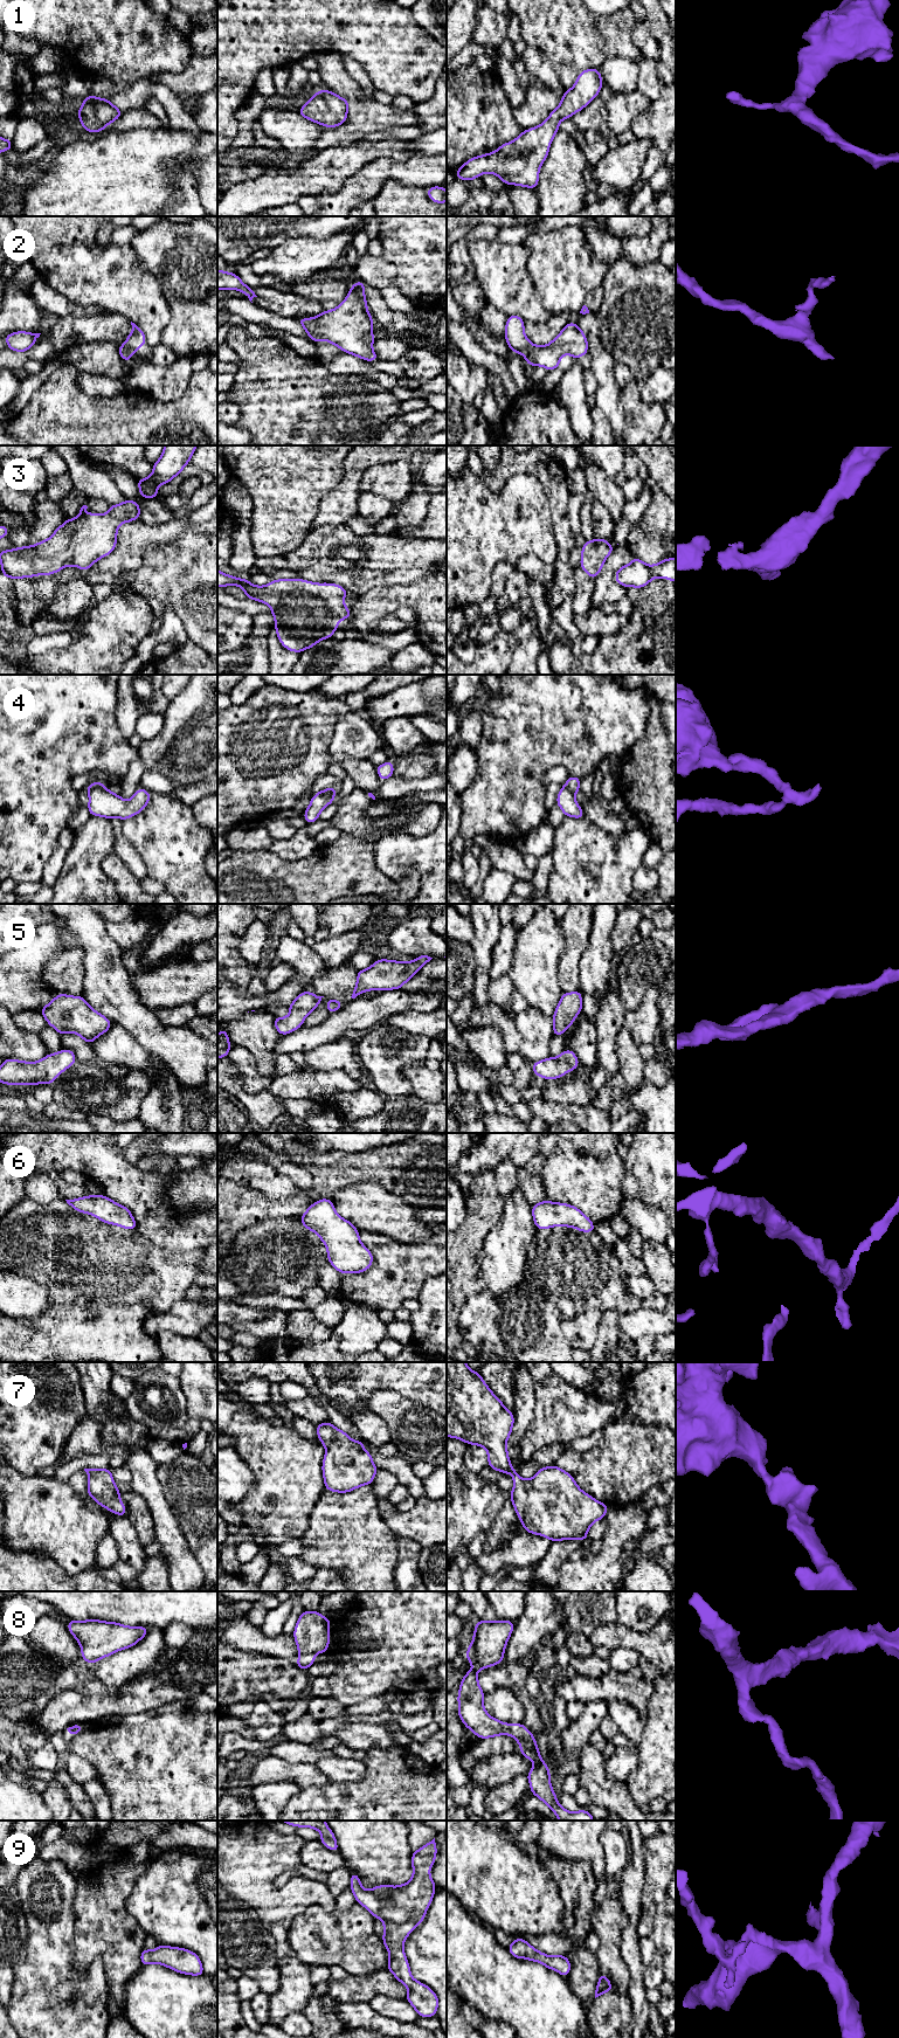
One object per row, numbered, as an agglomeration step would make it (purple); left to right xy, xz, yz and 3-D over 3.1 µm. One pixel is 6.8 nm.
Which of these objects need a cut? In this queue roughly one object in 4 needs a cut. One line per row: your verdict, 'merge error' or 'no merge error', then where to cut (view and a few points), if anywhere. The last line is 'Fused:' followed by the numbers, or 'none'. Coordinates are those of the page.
1: no merge error; no cut
2: merge error; cut in xz along (352, 285), (366, 305)
3: no merge error; no cut
4: merge error; cut in xy along (104, 786), (97, 786), (89, 793)
5: no merge error; no cut
6: no merge error; no cut
7: no merge error; no cut
8: no merge error; no cut
9: no merge error; no cut
Fused: 2, 4

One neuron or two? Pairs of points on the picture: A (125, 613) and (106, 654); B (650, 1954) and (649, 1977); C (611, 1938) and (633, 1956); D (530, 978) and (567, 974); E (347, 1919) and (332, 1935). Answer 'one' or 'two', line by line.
A: one
B: one
C: two
D: two
E: one

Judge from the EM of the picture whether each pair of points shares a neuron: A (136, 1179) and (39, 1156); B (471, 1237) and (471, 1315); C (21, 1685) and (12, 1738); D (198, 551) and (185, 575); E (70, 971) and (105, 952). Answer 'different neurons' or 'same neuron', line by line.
A: same neuron
B: different neurons
C: same neuron
D: same neuron
E: different neurons

